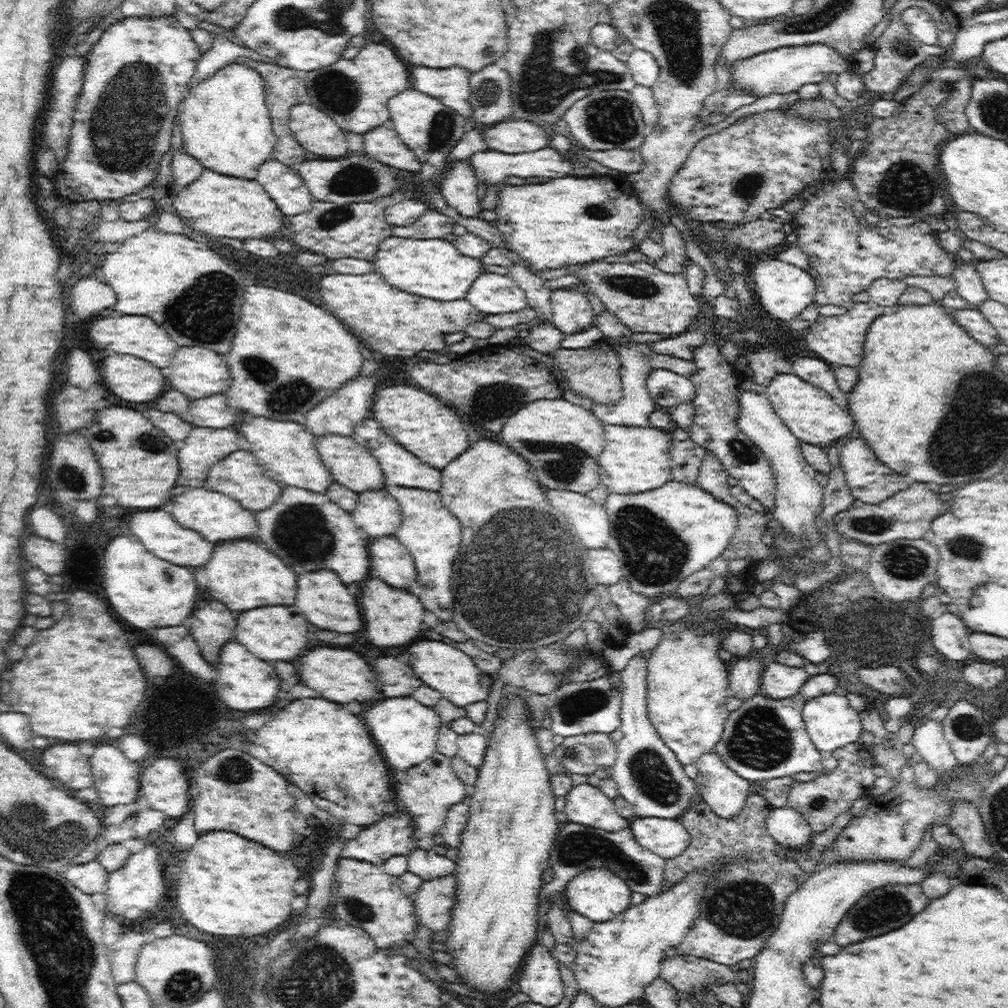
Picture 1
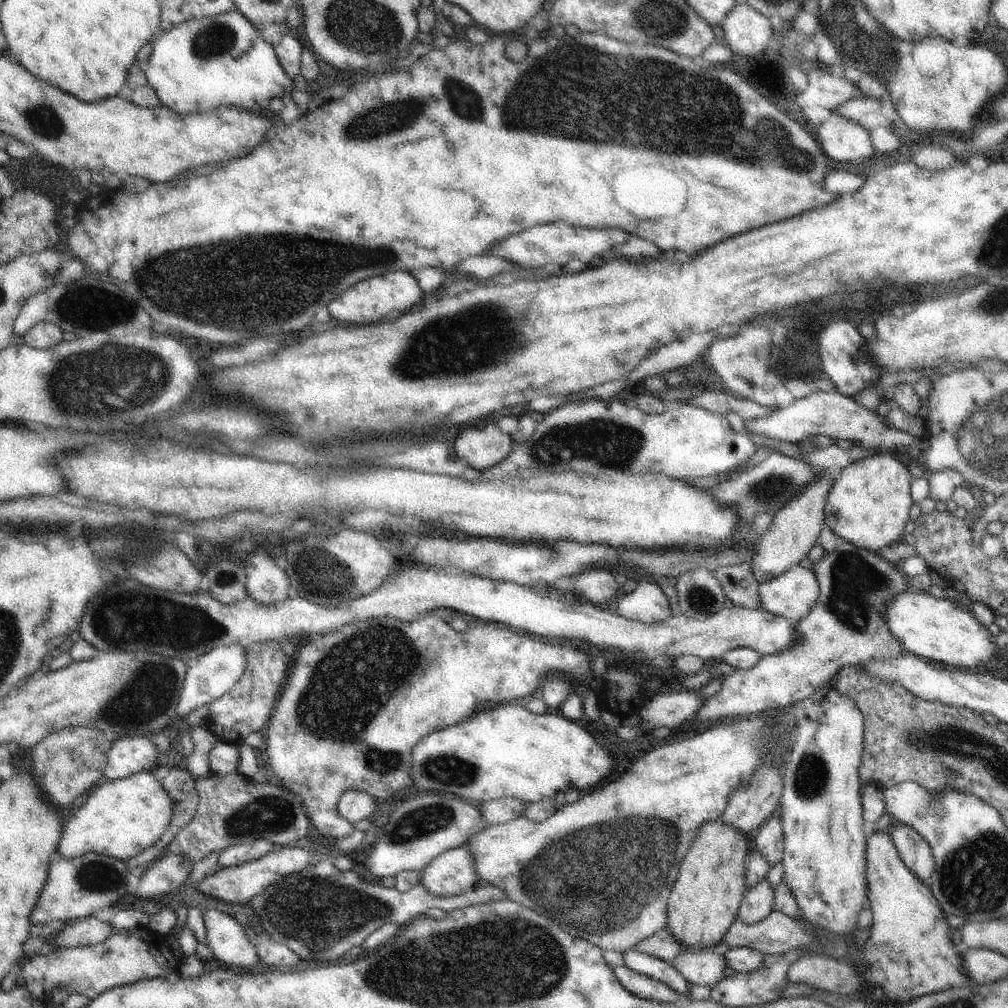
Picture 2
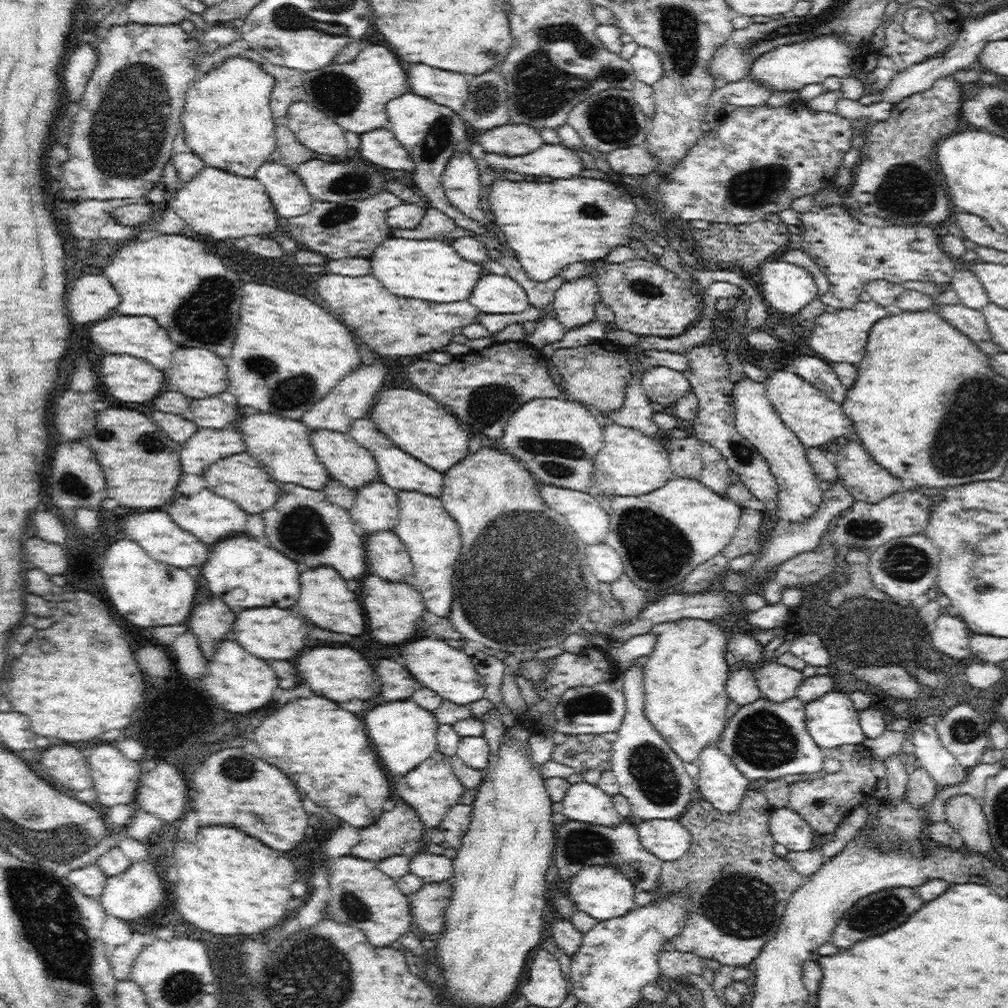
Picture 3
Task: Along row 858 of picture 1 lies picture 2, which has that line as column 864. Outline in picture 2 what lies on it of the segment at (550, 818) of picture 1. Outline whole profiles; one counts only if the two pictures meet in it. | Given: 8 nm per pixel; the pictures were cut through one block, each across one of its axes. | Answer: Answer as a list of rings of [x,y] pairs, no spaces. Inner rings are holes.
[[[878,452],[858,459],[843,468],[840,477],[834,480],[825,504],[825,524],[832,528],[841,542],[846,541],[861,549],[878,553],[882,548],[903,540],[904,528],[908,524],[913,504],[911,486],[914,480],[907,465],[890,453]]]

